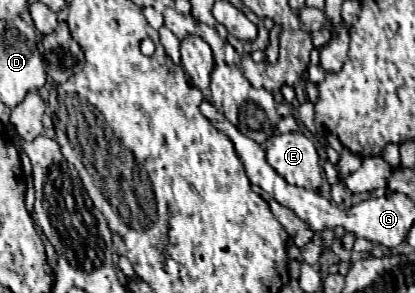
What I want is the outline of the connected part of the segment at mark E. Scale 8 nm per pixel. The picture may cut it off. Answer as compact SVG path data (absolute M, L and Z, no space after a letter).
M287 132L271 136L265 142L267 162L273 170L283 176L289 184L307 190L317 190L321 186L321 164L313 142L301 132Z

